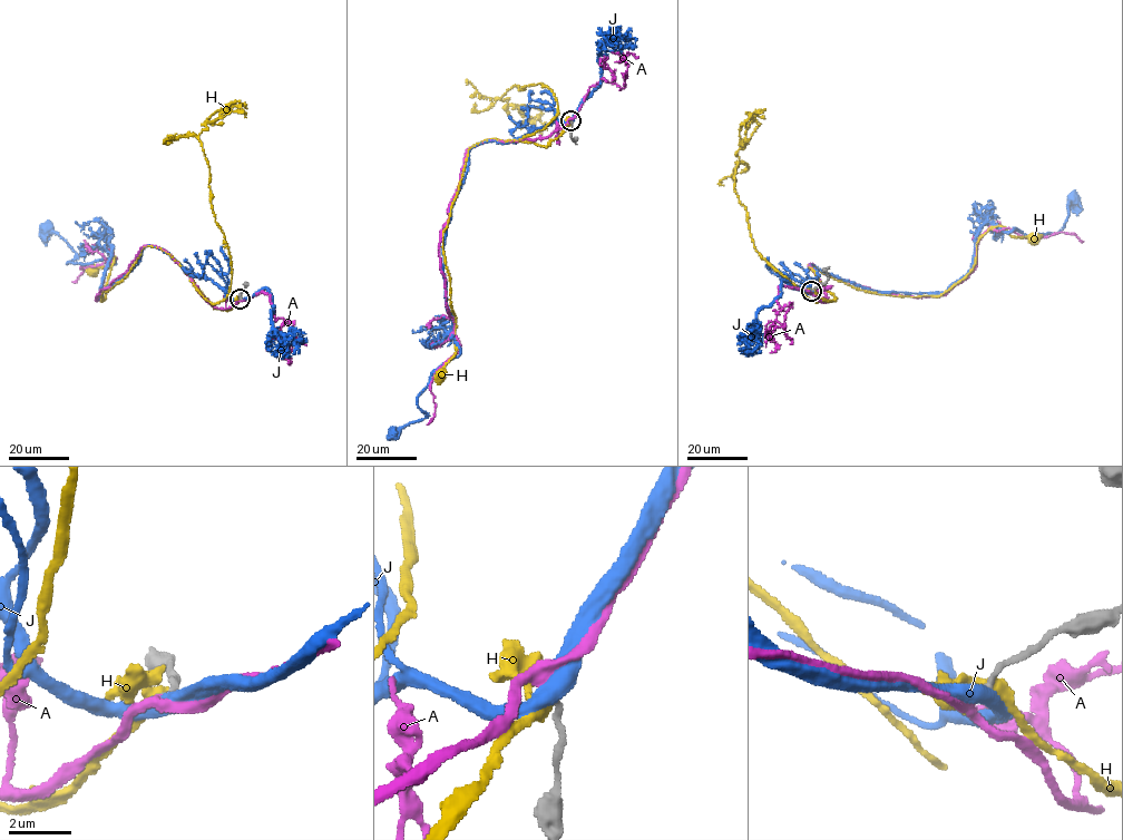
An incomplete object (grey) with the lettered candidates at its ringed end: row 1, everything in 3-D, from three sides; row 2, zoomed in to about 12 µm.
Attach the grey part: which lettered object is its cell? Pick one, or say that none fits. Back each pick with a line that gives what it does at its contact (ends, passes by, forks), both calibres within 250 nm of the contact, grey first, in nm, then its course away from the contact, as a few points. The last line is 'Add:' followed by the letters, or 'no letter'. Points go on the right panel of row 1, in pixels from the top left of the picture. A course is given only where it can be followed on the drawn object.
A: It passes by. Thickness 200 nm (grey) against 280 nm. Its course: (811, 291), (827, 301), (812, 264), (877, 291), (945, 295), (975, 267), (989, 228), (1083, 242)
Add: A

